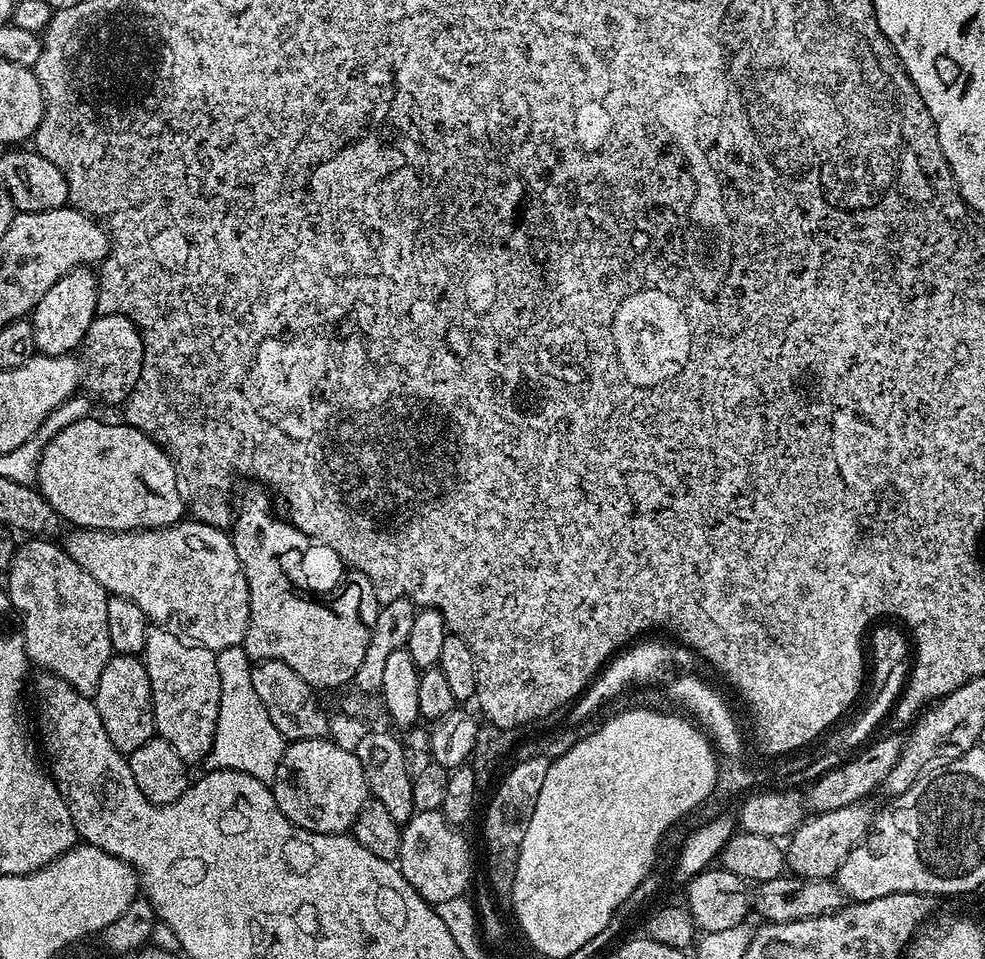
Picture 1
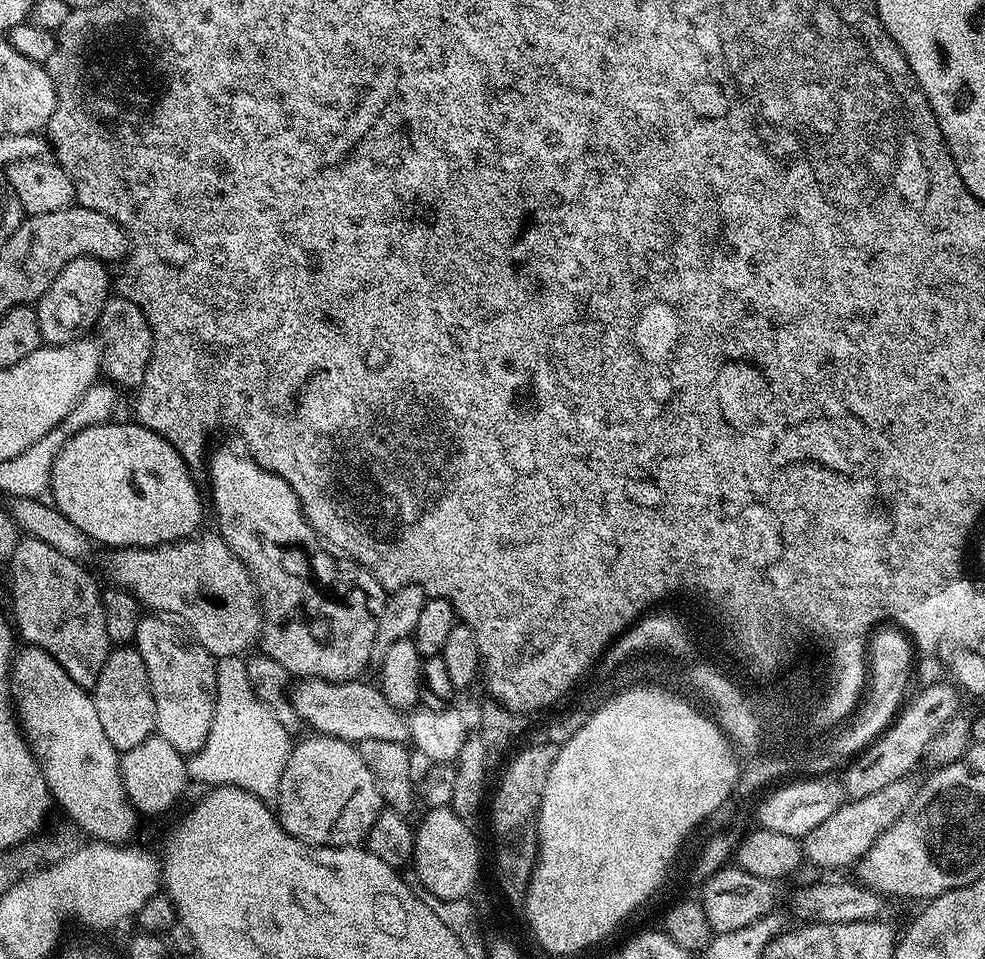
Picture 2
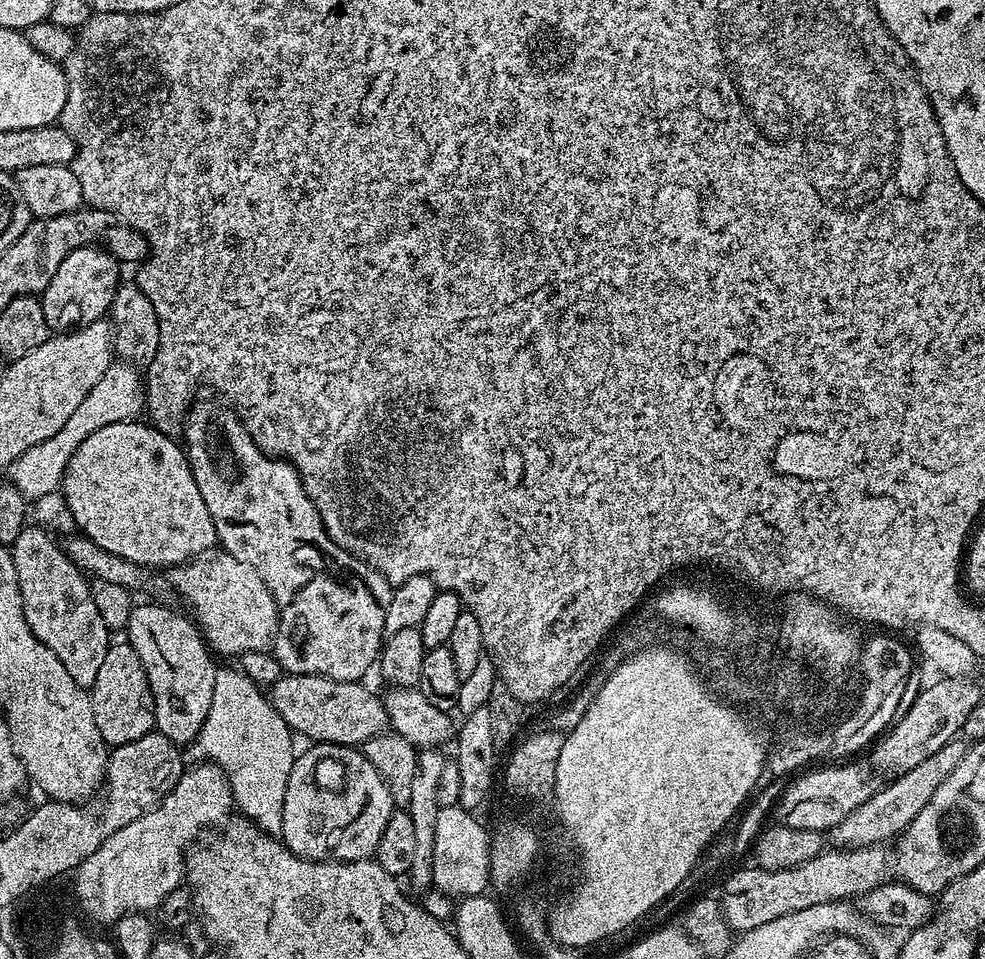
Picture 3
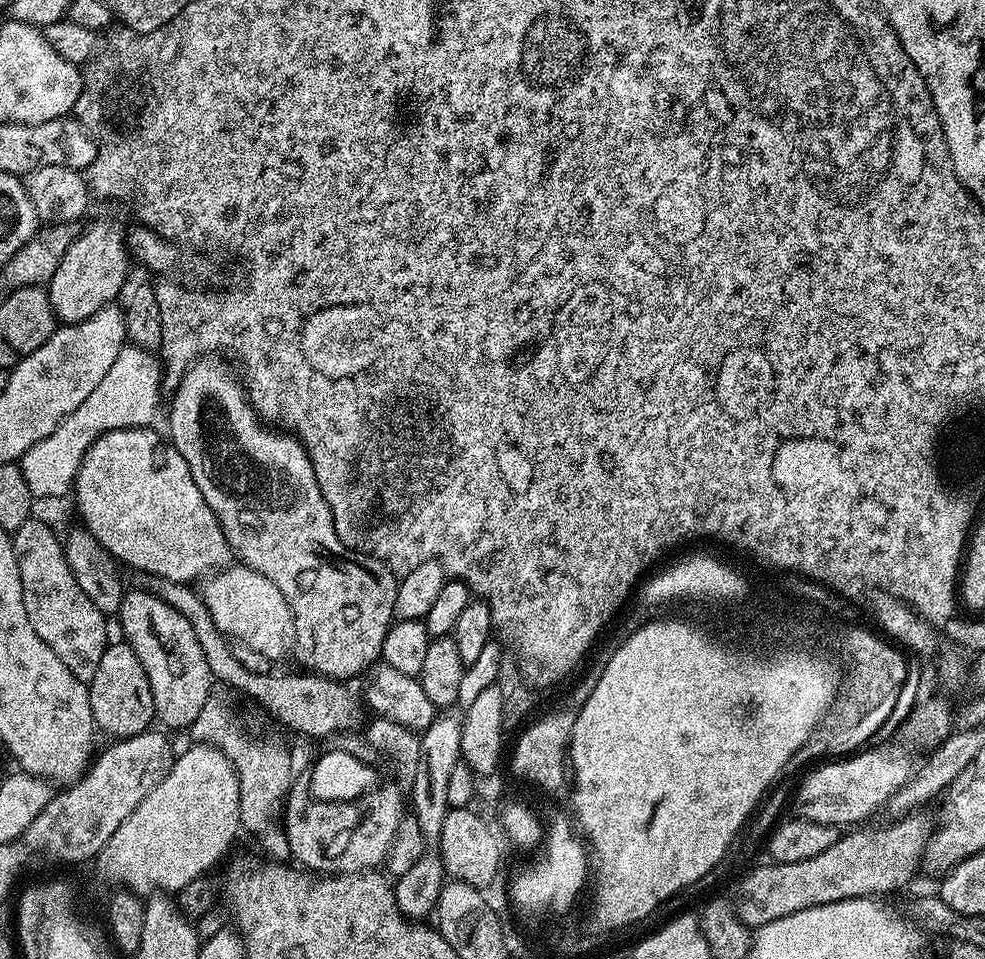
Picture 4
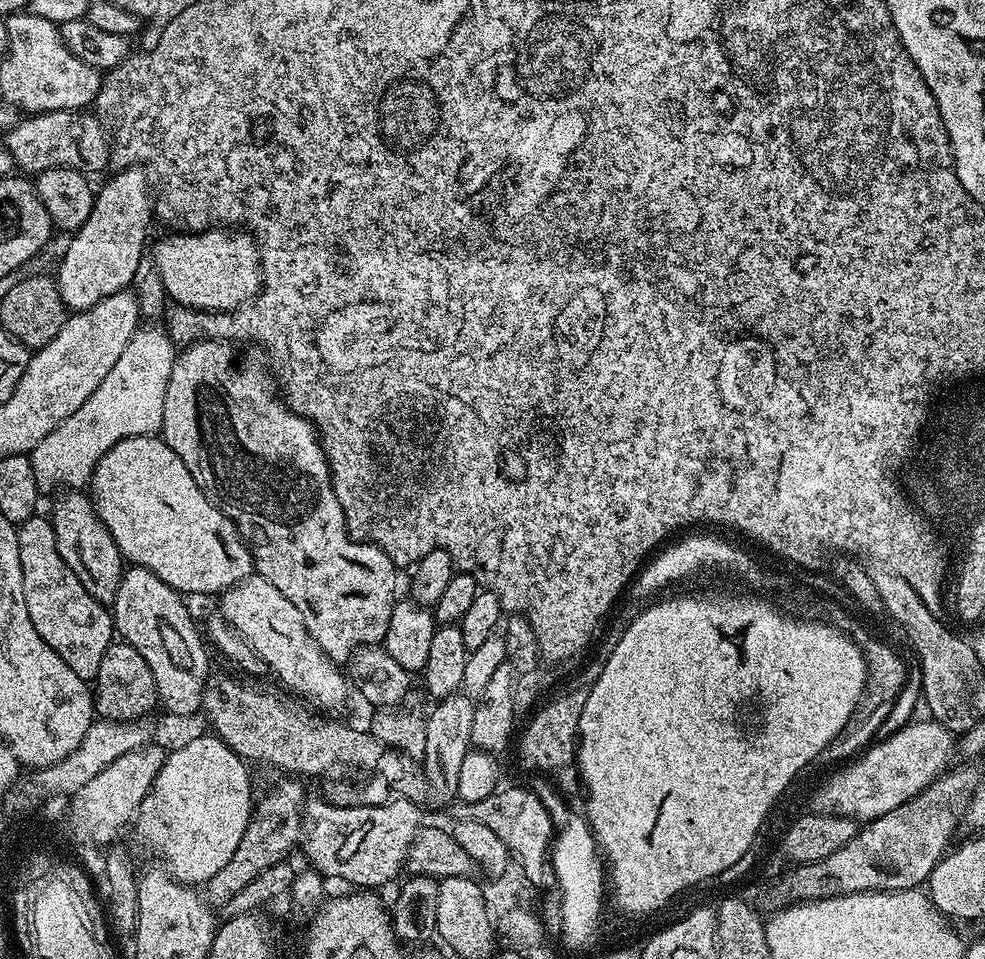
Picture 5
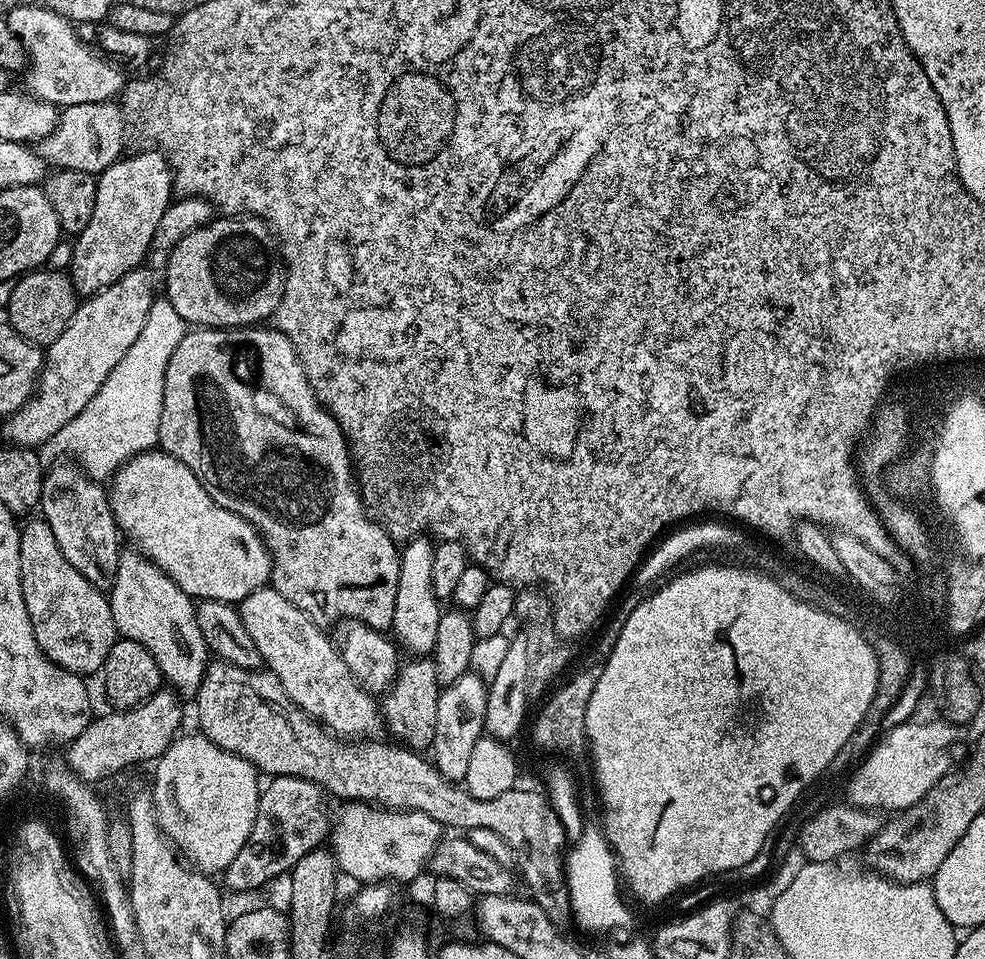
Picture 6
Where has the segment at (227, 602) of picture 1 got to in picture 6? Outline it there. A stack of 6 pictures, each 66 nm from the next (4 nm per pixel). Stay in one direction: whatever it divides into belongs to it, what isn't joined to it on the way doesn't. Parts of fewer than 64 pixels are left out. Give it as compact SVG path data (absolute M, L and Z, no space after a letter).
M265 586L254 590L239 605L240 617L250 630L250 638L254 638L254 646L258 646L258 654L262 654L267 671L273 672L282 682L282 690L299 706L307 716L321 724L327 731L341 738L372 738L376 727L381 727L382 712L374 701L373 693L367 692L350 674L350 666L340 656L340 649L330 639L321 625L314 623L305 612L298 610L294 602L282 598L278 590Z

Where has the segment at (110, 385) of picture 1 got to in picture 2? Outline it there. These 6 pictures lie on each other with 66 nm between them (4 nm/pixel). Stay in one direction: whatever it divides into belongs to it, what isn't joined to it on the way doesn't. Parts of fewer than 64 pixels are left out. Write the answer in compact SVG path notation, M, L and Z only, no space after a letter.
M113 295L104 304L98 325L99 332L98 343L103 375L117 389L139 389L146 378L146 366L152 357L152 331L148 325L147 314L125 296Z

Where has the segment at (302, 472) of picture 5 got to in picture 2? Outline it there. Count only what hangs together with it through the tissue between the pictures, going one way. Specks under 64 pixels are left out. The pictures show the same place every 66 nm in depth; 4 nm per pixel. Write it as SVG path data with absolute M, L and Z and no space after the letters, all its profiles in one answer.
M220 448L213 456L211 453L207 457L206 469L208 484L212 487L210 508L216 511L218 534L248 567L256 591L262 597L259 651L274 658L274 662L282 662L282 666L286 666L286 670L296 678L357 679L372 656L374 660L377 614L384 609L386 599L383 586L372 572L355 560L340 558L336 561L304 517L300 499L292 487L277 472L266 470L251 456L240 452Z

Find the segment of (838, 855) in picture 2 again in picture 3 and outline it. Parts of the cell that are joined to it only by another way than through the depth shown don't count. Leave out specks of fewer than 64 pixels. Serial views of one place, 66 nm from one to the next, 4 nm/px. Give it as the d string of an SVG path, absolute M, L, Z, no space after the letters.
M957 738L946 742L938 754L926 758L926 762L918 762L914 770L906 770L901 776L889 779L885 788L877 787L872 796L862 802L856 810L851 810L842 822L831 828L830 840L838 848L865 848L870 844L883 845L884 840L895 841L900 833L907 830L910 822L918 818L922 806L930 802L934 790L946 780L946 774L962 762L962 758L968 753L969 745L963 739Z

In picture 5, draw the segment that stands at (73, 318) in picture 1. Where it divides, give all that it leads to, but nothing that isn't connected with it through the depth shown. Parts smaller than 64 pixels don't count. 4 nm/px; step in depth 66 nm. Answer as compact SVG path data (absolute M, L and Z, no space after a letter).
M143 167L119 169L104 185L99 185L95 193L90 218L71 237L68 249L60 260L60 269L54 272L54 279L58 286L58 294L62 298L65 308L72 312L85 312L90 306L98 306L102 298L110 298L110 294L125 291L134 278L134 270L138 270L138 262L145 259L148 240L148 227L154 221L154 196L148 193L150 176Z

